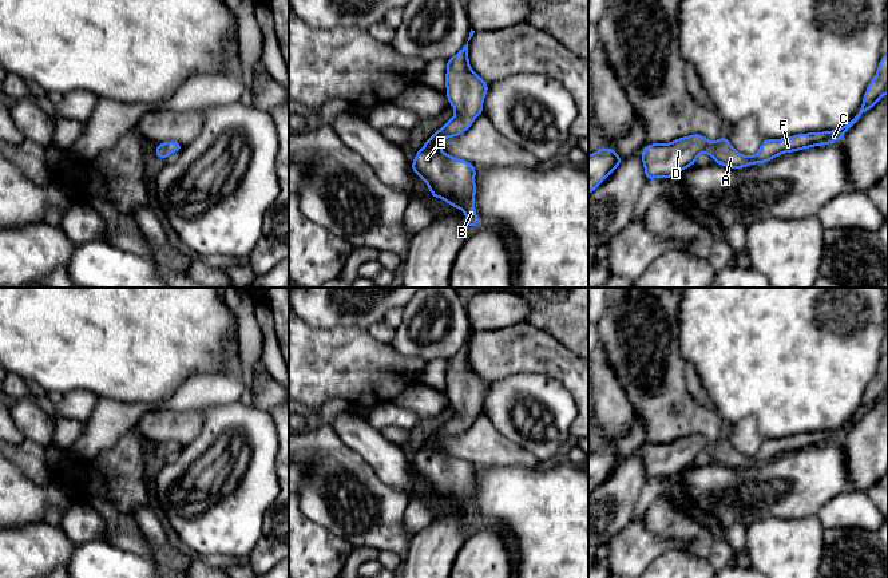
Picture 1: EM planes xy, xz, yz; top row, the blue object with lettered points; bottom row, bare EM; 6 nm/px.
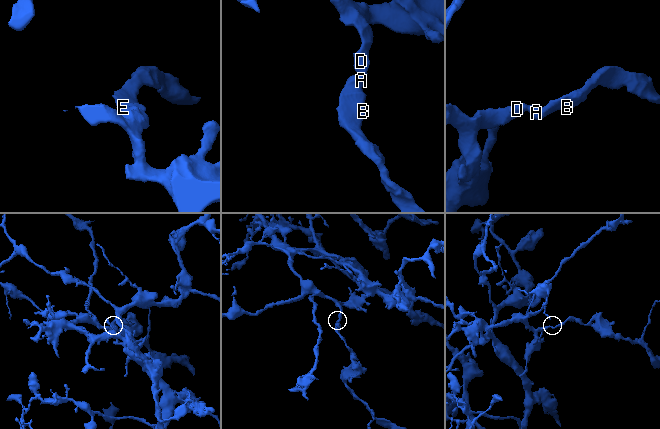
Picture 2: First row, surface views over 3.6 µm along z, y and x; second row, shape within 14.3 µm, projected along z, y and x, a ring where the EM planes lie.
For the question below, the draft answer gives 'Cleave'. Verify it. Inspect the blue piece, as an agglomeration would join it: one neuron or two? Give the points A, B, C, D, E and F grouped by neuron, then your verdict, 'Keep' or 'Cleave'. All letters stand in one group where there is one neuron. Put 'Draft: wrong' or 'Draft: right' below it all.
Groups: A B C D E F. Keep
Draft: wrong

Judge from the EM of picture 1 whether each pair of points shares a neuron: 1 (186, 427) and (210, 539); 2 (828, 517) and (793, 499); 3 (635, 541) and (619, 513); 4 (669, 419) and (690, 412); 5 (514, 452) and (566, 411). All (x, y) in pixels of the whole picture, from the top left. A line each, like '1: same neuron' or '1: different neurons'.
1: different neurons
2: different neurons
3: different neurons
4: same neuron
5: different neurons

